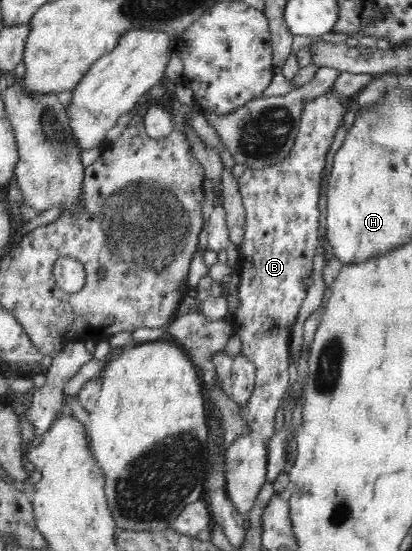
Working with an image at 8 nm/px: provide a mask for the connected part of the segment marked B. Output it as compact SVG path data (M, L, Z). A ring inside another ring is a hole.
M329 94L315 97L303 105L301 111L301 123L299 133L295 139L295 146L288 159L279 161L275 165L267 165L261 169L247 168L237 179L239 191L242 195L243 205L246 211L245 233L240 245L239 260L241 261L241 273L239 278L239 307L231 316L234 334L239 335L241 351L249 361L256 365L256 376L252 396L240 407L241 417L246 421L248 430L240 435L231 445L228 445L225 453L225 487L227 501L242 515L253 508L263 488L267 483L267 441L275 435L275 425L286 411L287 400L290 393L289 382L289 352L291 349L291 332L299 309L308 295L308 286L305 279L311 277L313 271L313 259L315 249L319 241L319 197L321 193L321 174L327 161L326 157L337 128L343 121L346 108L339 102L341 95Z

